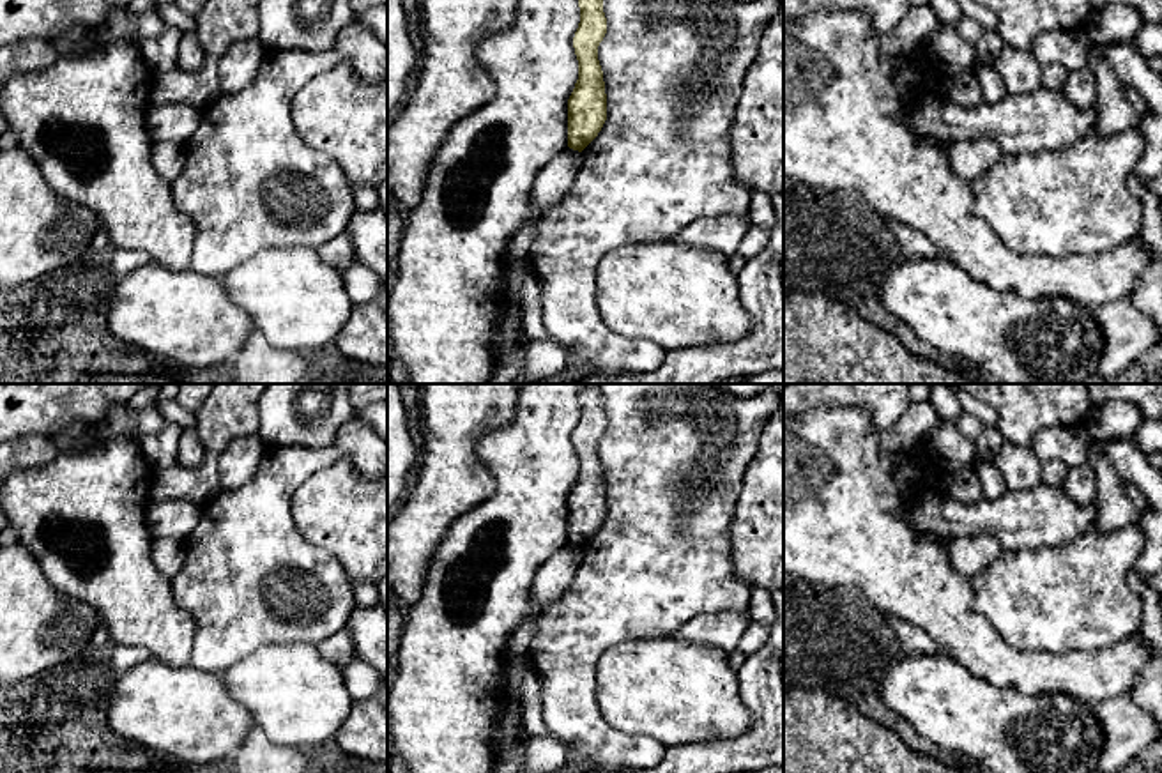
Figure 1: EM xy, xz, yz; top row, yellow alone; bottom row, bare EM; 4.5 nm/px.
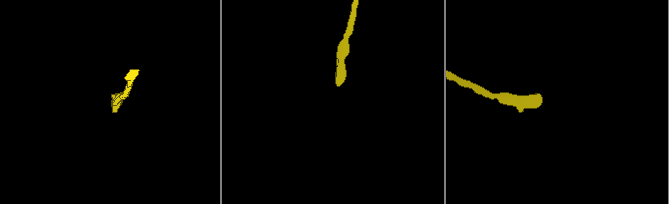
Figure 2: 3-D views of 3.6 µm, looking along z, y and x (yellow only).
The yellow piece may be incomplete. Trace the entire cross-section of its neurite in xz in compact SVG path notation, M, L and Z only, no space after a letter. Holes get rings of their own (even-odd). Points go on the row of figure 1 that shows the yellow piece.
M578 0L580 23L573 37L578 80L568 99L568 147L582 152L607 120L607 94L598 46L607 34L603 0Z

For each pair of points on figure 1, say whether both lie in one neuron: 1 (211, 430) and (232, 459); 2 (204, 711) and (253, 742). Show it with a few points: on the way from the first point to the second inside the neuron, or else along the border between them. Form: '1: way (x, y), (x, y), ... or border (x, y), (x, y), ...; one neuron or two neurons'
1: border (255, 432), (236, 437), (221, 453), (220, 487); two neurons
2: border (253, 726), (234, 754); two neurons

